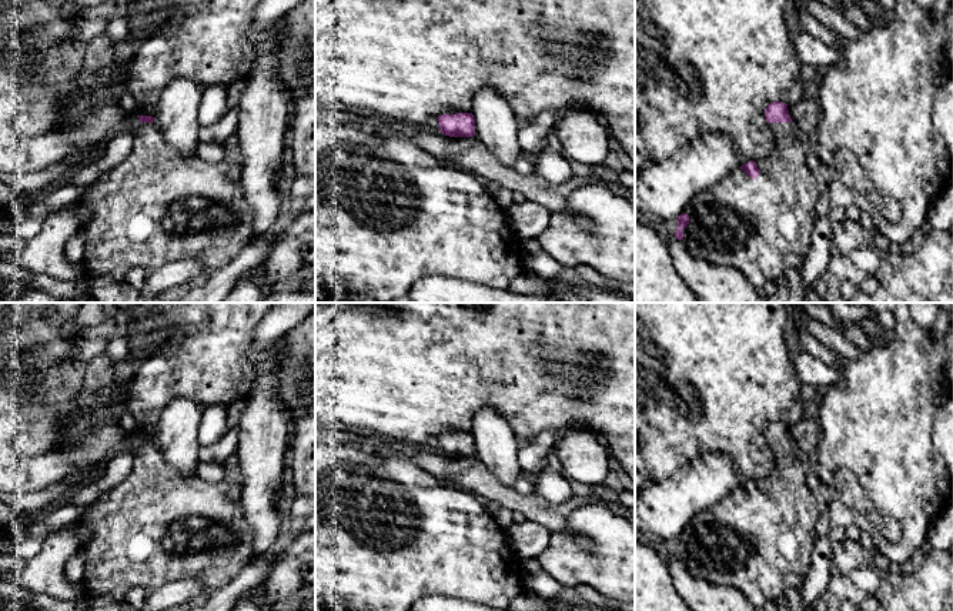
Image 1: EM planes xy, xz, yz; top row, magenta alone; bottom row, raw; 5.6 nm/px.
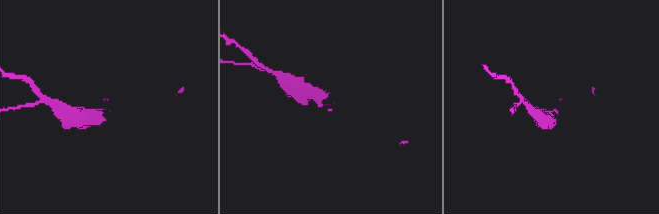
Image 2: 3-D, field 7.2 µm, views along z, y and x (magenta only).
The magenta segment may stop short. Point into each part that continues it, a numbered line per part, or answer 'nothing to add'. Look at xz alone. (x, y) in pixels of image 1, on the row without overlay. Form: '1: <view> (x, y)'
nothing to add

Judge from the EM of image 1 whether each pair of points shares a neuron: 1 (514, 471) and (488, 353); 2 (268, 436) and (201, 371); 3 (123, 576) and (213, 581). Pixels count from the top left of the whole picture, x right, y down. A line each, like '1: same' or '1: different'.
1: different
2: different
3: same

